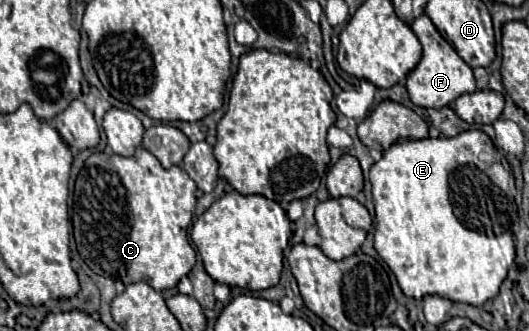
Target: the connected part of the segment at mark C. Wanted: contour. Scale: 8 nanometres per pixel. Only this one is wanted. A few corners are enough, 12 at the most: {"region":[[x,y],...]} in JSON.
{"region":[[145,147],[89,155],[71,215],[93,273],[173,289],[197,187]]}

